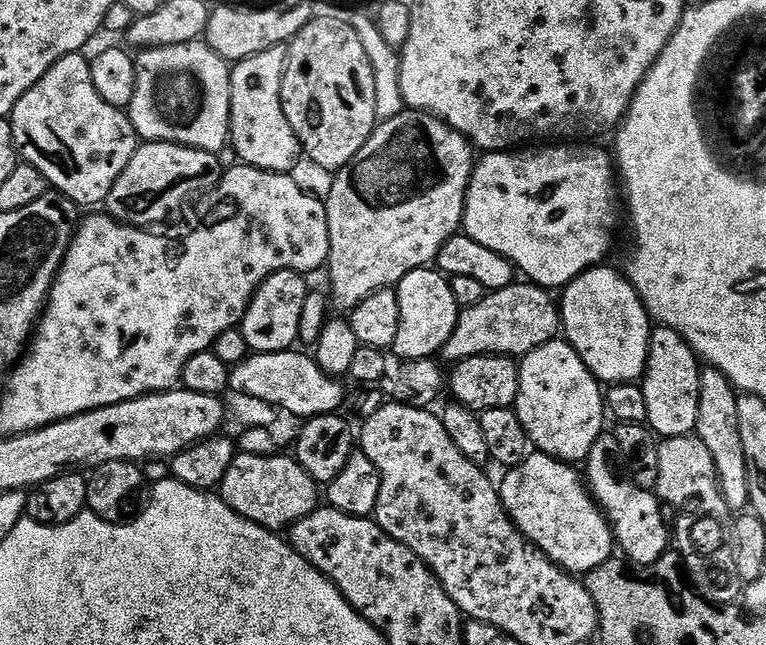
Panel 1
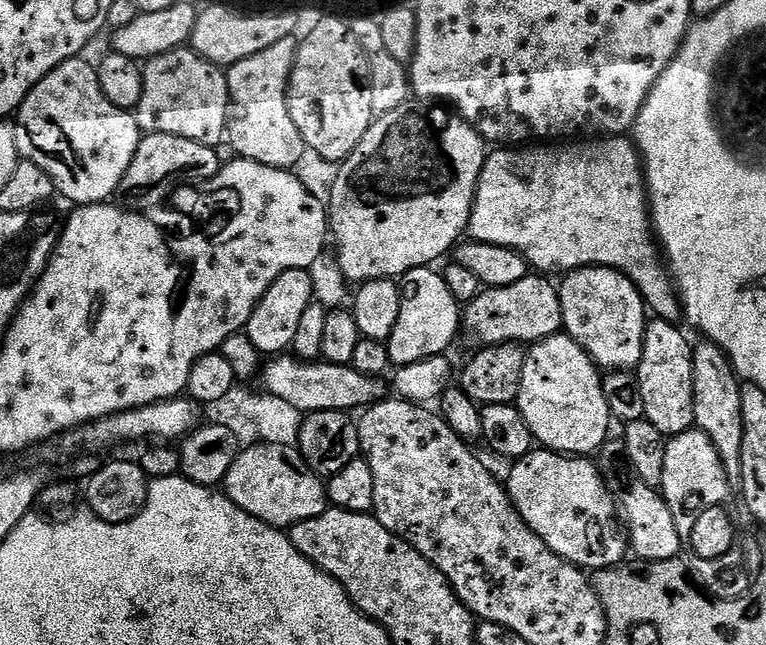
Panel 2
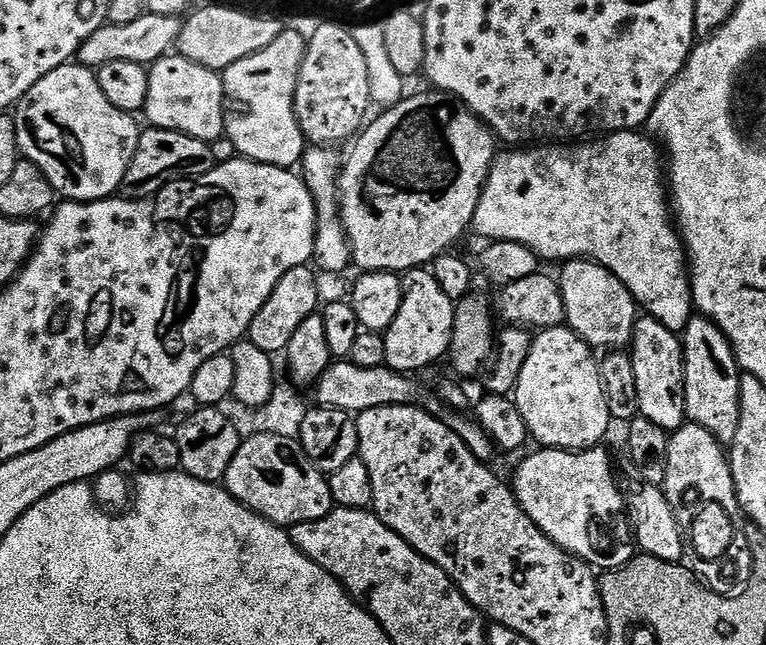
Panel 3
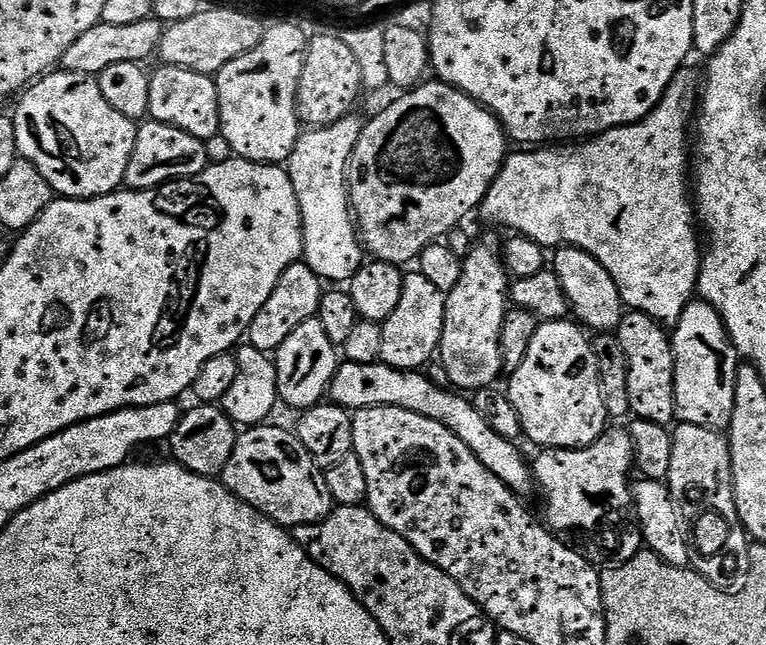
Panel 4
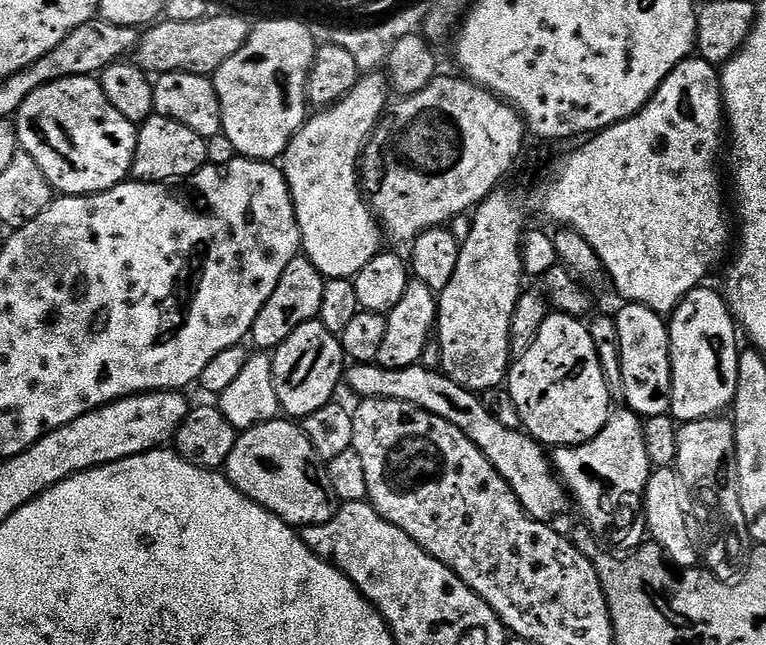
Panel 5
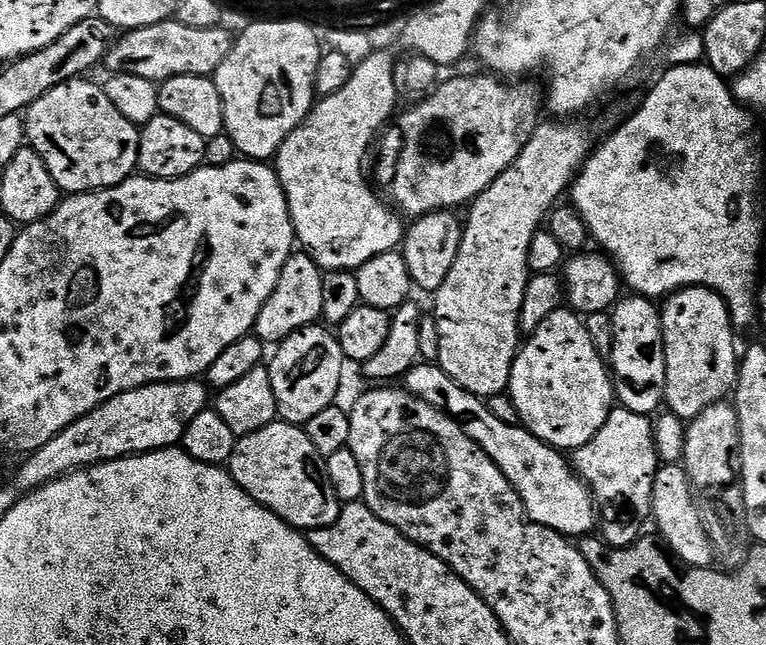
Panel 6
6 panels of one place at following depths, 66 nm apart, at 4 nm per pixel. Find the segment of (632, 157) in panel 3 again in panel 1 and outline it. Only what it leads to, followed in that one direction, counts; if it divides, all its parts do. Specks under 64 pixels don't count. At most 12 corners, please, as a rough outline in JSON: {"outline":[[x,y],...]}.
{"outline":[[584,142],[489,152],[463,235],[531,283],[603,265],[614,160]]}

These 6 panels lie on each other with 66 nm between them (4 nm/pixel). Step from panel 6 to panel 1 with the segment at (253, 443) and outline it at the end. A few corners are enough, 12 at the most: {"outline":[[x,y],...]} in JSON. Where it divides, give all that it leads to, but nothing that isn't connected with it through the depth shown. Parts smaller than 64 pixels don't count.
{"outline":[[240,452],[218,495],[284,530],[316,511],[318,485],[291,455]]}

